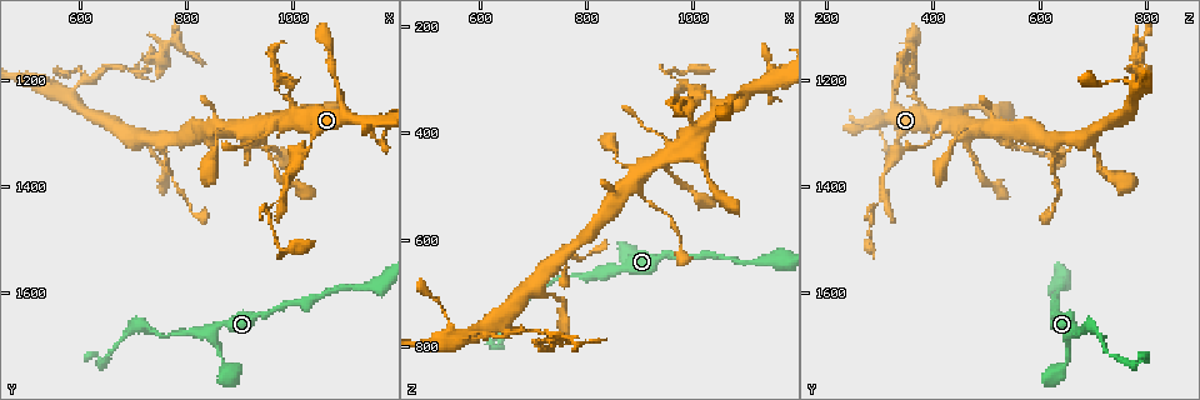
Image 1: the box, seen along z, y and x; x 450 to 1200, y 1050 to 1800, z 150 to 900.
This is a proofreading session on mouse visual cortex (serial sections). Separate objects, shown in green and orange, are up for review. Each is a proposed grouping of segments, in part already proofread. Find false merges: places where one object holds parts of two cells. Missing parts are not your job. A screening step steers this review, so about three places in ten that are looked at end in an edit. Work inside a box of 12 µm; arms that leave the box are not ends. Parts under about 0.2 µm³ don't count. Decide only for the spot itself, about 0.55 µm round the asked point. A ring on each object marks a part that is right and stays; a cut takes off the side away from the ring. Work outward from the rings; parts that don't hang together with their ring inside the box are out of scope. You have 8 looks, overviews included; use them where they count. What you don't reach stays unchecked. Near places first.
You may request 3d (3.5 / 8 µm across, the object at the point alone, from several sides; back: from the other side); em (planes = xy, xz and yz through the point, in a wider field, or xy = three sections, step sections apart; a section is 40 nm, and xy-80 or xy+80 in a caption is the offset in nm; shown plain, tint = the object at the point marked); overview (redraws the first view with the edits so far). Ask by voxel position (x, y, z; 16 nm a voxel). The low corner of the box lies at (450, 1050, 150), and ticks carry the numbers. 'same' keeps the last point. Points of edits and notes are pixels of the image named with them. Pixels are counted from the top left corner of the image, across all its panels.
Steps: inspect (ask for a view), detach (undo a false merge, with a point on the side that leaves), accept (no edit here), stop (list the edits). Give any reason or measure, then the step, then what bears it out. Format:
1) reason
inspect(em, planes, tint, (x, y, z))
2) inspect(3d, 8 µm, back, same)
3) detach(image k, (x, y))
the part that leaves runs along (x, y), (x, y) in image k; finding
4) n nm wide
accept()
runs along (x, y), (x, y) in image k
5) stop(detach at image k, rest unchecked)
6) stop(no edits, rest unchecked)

side arm on a straight run
inspect(3d, 3.5 µm, (575, 1230, 780))

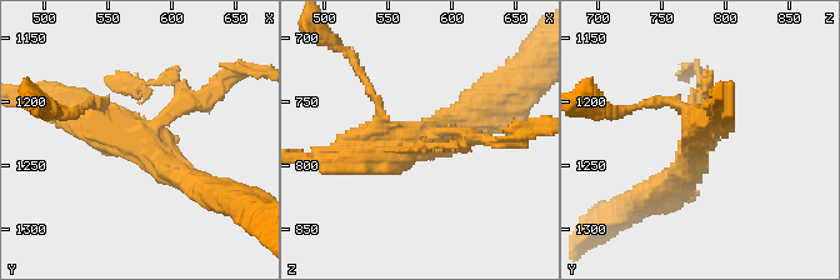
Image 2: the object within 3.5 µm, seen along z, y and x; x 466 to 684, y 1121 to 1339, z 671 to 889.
shape alone is not enough
inspect(em, xy, step 5, tint, (582, 1228, 780))

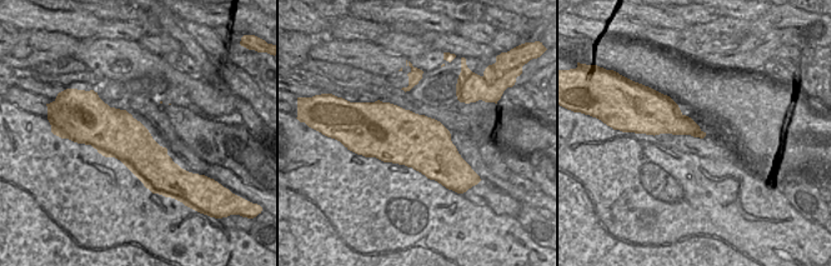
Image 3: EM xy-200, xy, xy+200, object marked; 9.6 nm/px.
detach(image 2, (126, 86))
the part that leaves runs along (165, 115), (243, 69), (261, 73) in image 2; a second cell is stuck on

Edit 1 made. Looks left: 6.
redraw
inspect(overview)

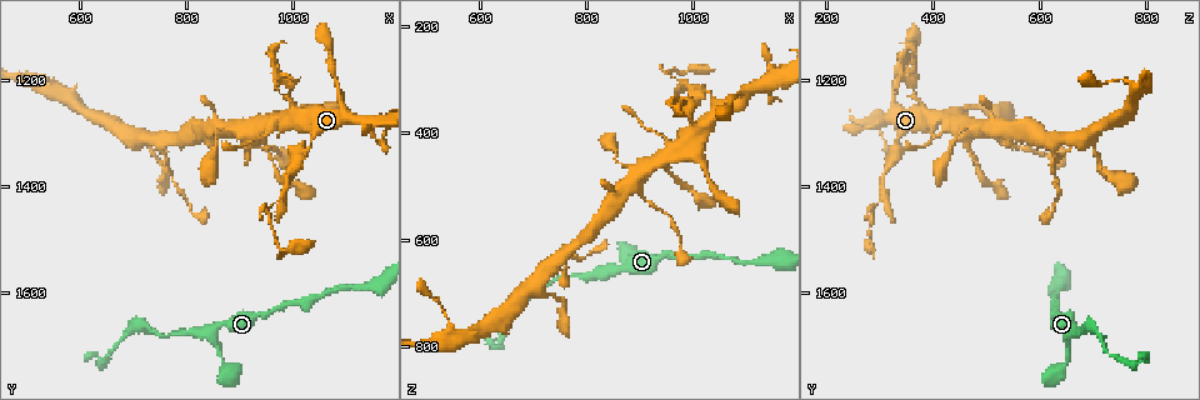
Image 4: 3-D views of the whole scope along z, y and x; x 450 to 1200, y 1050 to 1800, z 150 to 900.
a narrow waist
inspect(3d, 8 µm, (860, 1710, 650))

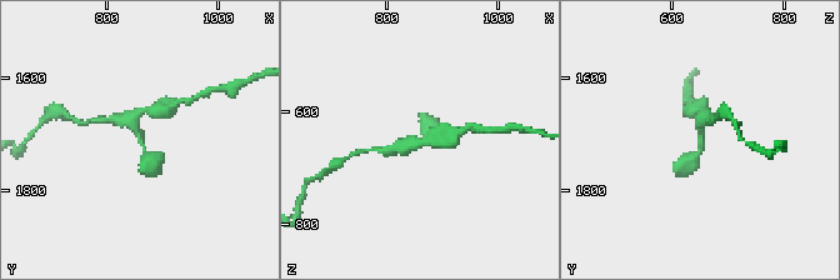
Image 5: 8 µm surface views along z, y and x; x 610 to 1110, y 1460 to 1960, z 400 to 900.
inspect(em, xy, step 1, tint, (860, 1705, 650))

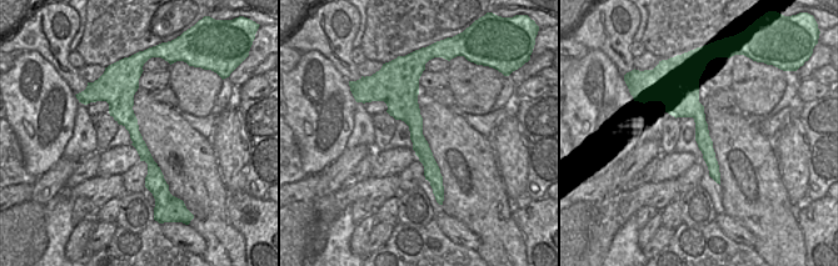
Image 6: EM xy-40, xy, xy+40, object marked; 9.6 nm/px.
accept()
runs along (131, 78), (125, 116), (151, 164), (151, 184) in image 6; continuous, no second cell

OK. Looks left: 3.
calibre changes
inspect(3d, 3.5 µm, (1020, 1330, 325))

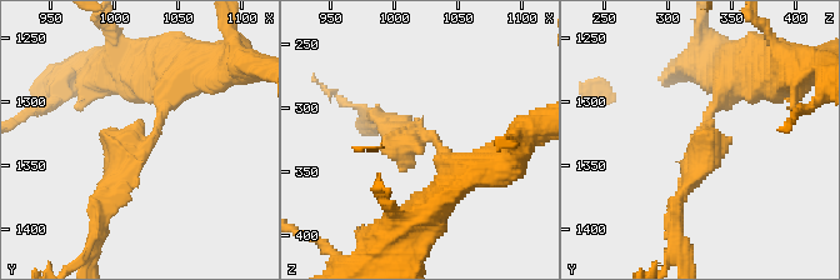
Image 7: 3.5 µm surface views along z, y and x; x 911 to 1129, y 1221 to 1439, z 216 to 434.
need the tissue
inspect(em, planes, tint, (1018, 1332, 328))

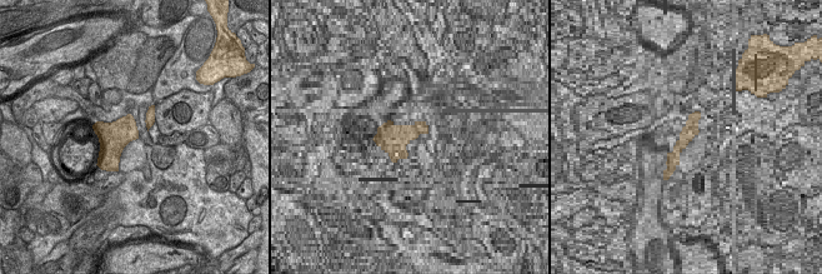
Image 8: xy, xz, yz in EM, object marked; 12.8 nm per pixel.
inspect(em, xy, step 5, tint, same)

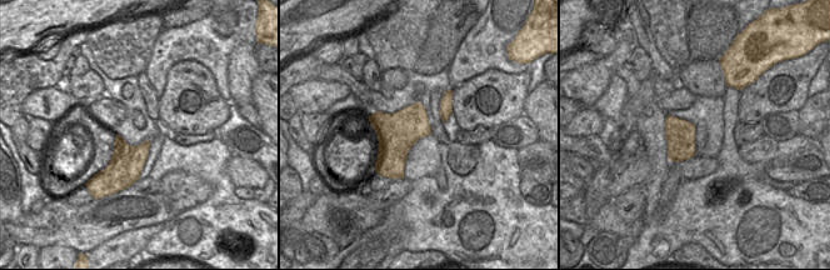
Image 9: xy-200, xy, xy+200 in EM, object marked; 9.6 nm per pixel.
380 nm wide
detach(image 7, (395, 153))
the part that leaves runs along (436, 141), (399, 144), (375, 115) in image 7; a second cell is stuck on

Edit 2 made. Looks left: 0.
stop(detach at image 2, detach at image 7, rest unchecked)

